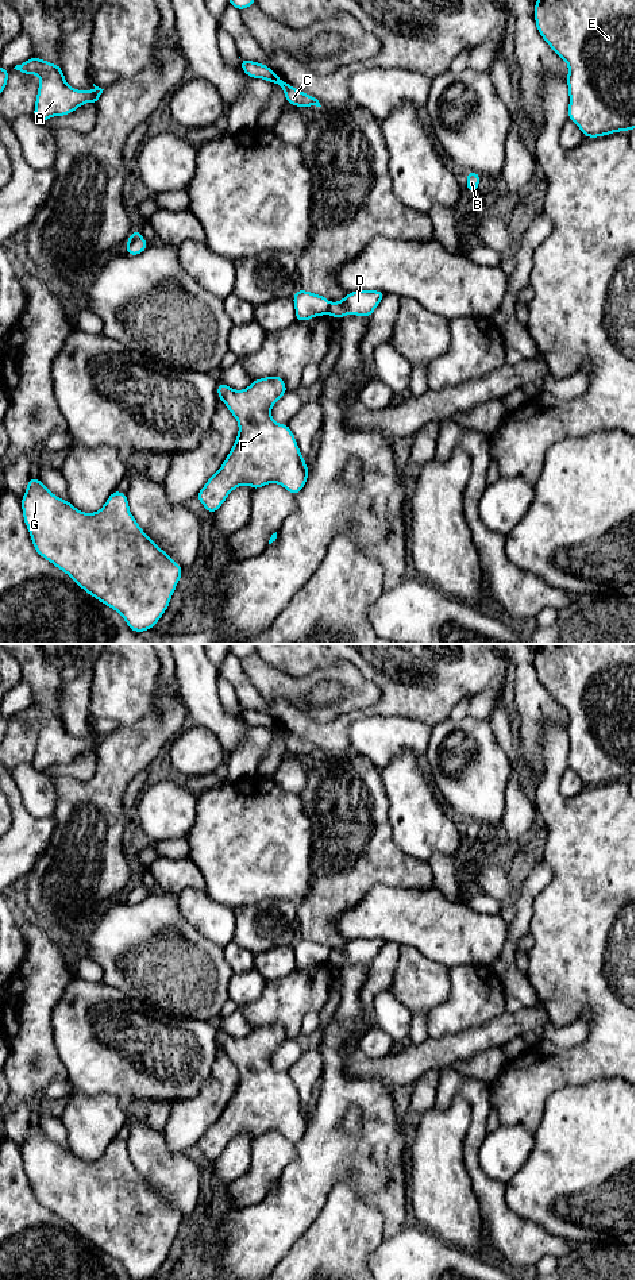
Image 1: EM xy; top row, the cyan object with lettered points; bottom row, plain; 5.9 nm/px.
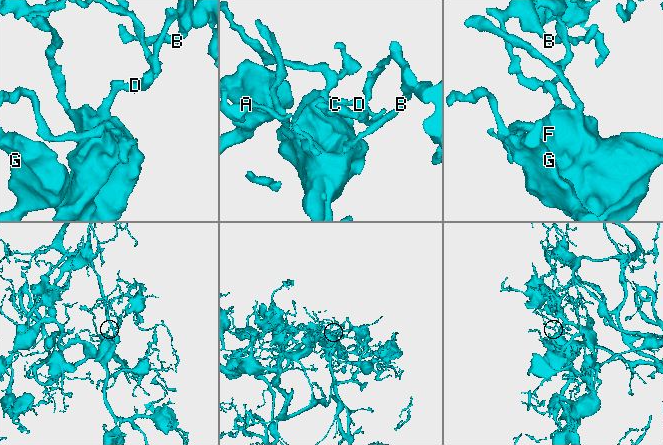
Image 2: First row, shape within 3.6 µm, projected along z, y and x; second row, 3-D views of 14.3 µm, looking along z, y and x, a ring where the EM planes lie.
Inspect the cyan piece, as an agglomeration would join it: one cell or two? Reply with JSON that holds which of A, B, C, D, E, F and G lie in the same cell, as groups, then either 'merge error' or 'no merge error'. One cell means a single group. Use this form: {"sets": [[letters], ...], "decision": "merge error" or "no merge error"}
{"sets": [["A", "C", "D"], ["B", "E", "F", "G"]], "decision": "merge error"}

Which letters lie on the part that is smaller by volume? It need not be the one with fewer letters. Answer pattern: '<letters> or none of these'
A, C, D

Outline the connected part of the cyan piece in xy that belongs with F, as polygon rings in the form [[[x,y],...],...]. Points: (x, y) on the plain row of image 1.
[[[280,1023],[254,1028],[243,1038],[217,1030],[217,1045],[239,1072],[238,1086],[221,1115],[198,1140],[197,1148],[215,1161],[228,1142],[248,1133],[254,1138],[278,1131],[298,1142],[309,1117],[288,1072],[271,1067],[273,1053],[288,1040]]]

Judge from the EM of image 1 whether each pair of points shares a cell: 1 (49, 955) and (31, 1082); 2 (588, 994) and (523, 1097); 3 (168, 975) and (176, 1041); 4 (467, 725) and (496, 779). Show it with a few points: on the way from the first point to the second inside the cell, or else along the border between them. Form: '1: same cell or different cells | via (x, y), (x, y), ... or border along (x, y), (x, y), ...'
1: same cell | via (37, 986), (30, 999), (30, 1051)
2: same cell | via (600, 1024), (600, 1037), (570, 1067), (552, 1068)
3: different cells | border along (143, 1003), (158, 1007), (169, 1014), (204, 1021)
4: same cell | via (477, 739), (482, 766)

